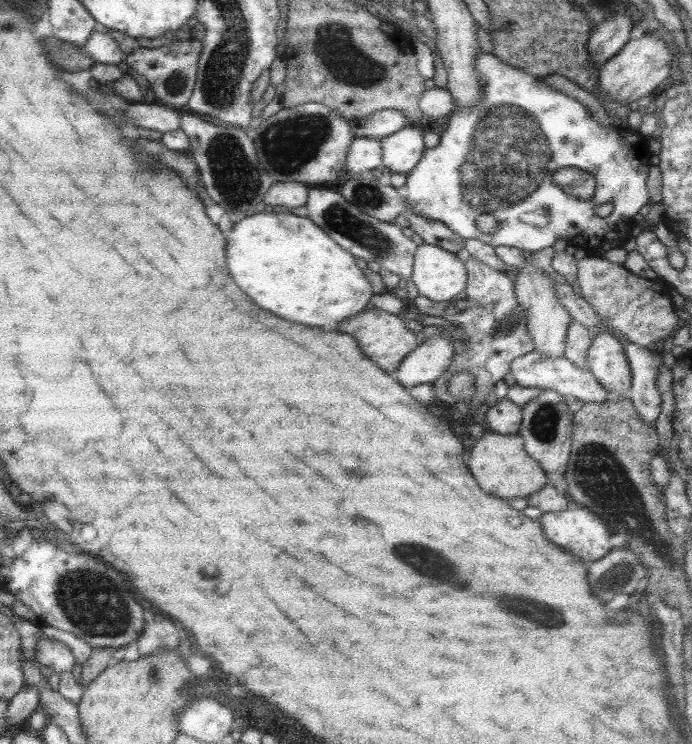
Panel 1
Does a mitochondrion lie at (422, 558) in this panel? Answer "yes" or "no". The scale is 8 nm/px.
yes

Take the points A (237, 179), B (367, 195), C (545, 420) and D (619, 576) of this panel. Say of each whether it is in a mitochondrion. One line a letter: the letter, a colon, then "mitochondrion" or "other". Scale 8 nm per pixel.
A: mitochondrion
B: mitochondrion
C: mitochondrion
D: mitochondrion

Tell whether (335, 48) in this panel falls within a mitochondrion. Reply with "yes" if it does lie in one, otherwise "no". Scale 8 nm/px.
yes

